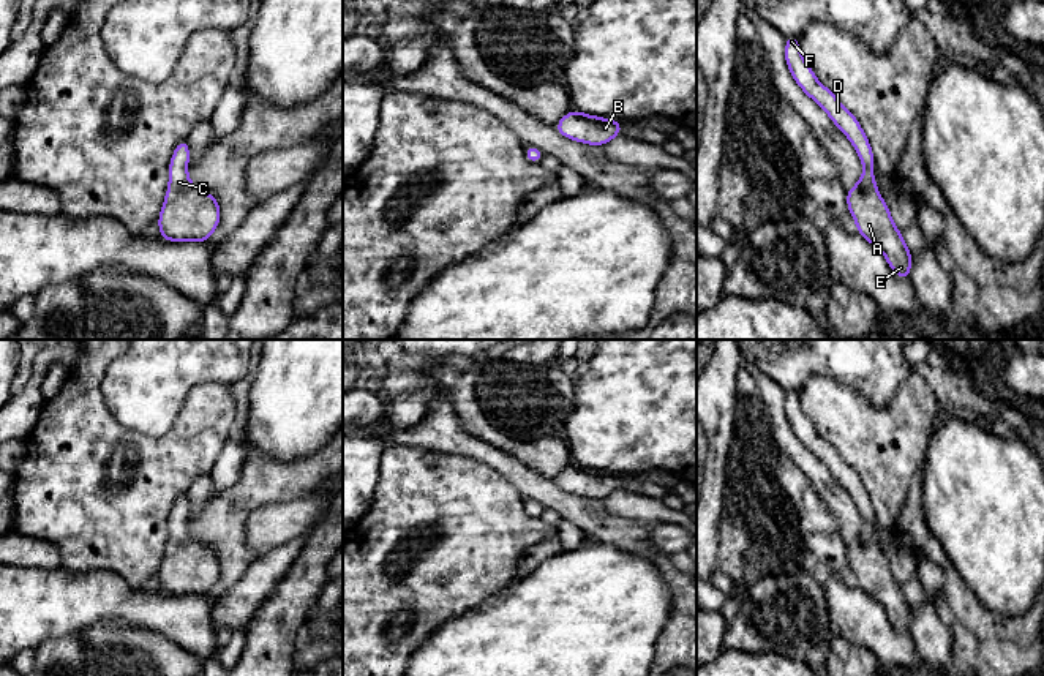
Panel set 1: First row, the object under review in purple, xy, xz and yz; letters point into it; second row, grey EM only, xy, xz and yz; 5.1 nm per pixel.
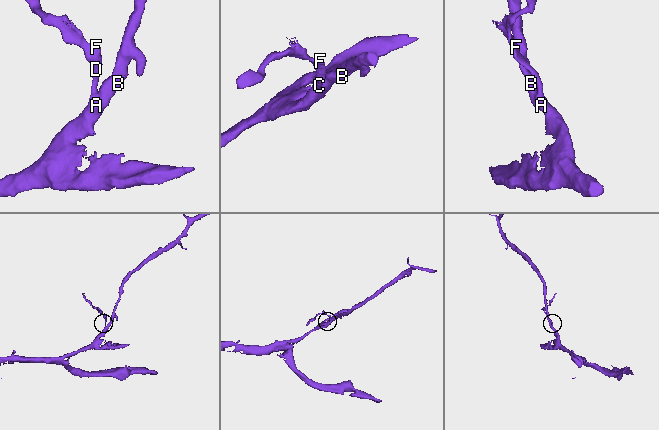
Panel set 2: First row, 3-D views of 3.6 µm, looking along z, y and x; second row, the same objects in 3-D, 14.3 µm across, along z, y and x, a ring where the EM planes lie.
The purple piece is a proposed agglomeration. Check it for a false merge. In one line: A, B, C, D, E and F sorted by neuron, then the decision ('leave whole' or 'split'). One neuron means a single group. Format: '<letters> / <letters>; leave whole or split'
A B C D E F; leave whole

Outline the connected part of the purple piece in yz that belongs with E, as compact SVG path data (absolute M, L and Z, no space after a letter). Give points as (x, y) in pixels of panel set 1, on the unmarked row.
M787 390L785 415L796 438L850 493L859 515L864 518L862 531L847 545L847 559L856 575L858 588L884 608L888 619L899 632L910 633L911 605L907 602L884 553L878 546L873 531L873 505L858 472L815 431L812 422L802 412L799 392Z

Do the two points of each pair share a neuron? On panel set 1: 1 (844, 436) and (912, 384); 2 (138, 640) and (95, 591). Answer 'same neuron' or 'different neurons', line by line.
1: same neuron
2: different neurons

